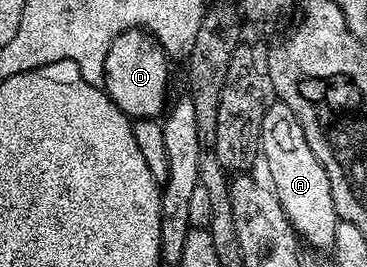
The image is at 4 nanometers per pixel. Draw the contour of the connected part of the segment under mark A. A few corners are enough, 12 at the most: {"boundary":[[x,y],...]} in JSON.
{"boundary":[[269,103],[262,160],[297,237],[331,250],[330,178],[300,117]]}

